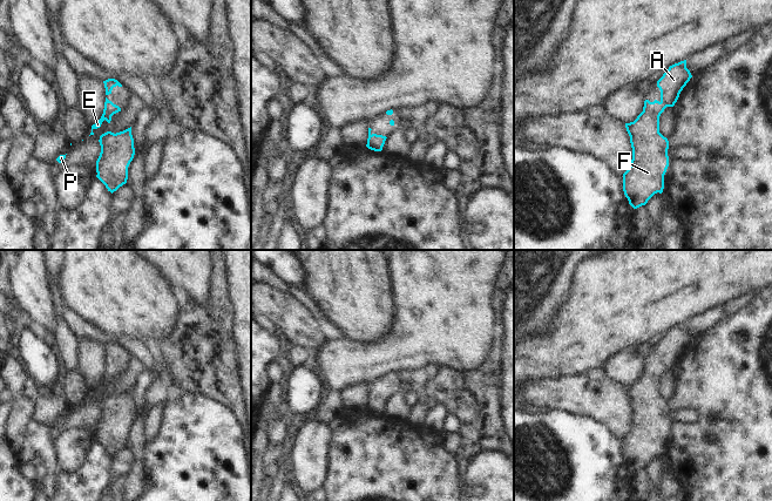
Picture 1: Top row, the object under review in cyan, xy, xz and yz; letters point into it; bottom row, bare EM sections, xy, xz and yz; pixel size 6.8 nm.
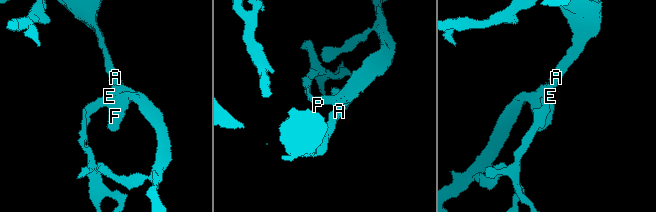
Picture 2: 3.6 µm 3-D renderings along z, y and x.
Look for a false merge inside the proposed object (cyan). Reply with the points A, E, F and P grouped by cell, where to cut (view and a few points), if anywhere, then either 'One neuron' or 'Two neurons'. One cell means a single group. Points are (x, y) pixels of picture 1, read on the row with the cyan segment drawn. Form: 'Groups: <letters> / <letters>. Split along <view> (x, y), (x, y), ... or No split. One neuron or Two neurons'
Groups: A E F P. No split. One neuron

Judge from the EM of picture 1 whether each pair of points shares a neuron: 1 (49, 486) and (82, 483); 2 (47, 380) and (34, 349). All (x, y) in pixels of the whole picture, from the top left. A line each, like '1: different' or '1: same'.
1: different
2: same

